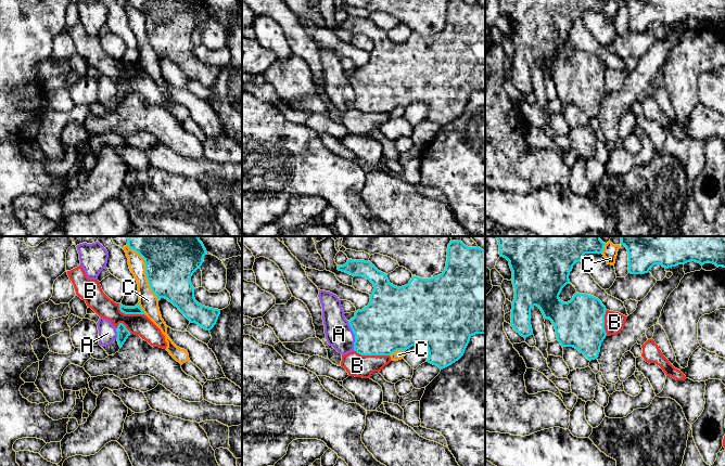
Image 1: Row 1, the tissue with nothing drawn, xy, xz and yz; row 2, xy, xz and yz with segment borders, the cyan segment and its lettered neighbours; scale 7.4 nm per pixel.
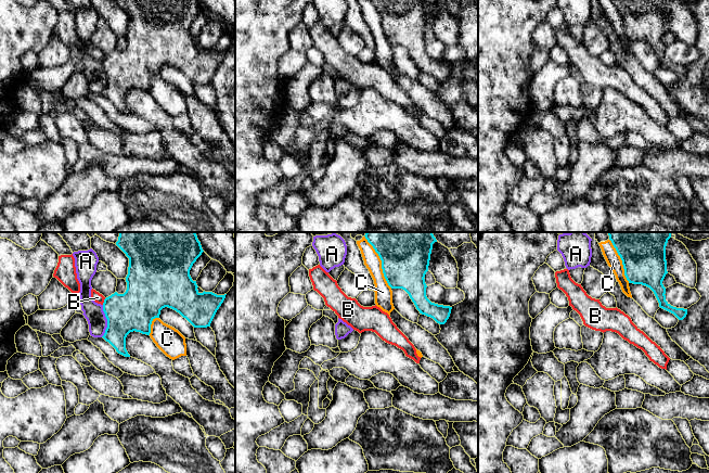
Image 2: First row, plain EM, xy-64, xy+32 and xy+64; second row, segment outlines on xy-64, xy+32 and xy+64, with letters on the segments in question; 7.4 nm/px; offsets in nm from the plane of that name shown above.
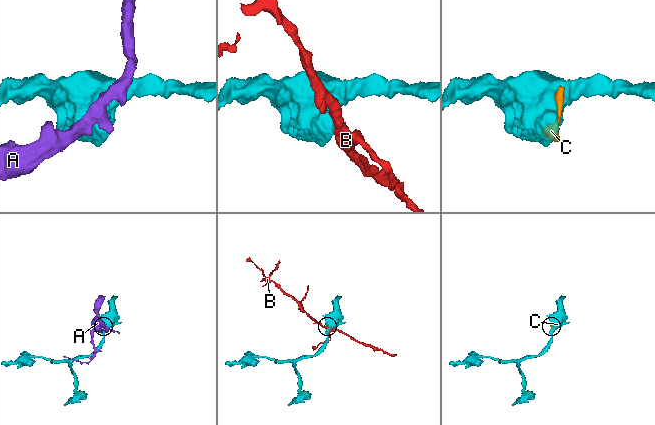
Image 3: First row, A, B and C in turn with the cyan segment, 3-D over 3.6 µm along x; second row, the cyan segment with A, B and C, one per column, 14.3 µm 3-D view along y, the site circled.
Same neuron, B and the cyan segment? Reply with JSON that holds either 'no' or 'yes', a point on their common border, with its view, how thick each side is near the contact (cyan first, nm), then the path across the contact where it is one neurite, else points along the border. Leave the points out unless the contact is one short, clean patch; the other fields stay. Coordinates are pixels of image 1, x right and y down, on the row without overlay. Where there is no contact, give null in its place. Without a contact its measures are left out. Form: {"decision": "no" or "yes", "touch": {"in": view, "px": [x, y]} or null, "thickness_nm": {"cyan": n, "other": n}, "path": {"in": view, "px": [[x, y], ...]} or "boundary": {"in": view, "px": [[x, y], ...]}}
{"decision": "no", "touch": {"in": "xz", "px": [371, 112]}, "thickness_nm": {"cyan": 400, "other": 170}, "boundary": {"in": "xz", "px": [[354, 107], [361, 112], [389, 113]]}}

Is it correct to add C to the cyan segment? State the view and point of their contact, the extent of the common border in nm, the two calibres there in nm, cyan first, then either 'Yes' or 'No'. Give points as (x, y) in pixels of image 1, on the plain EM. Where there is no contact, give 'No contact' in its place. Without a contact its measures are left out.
Touches cyan at xy (145, 28). Shared border 480 nm. Thickness 360 nm (cyan) against 140 nm. No

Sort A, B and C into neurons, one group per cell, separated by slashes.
A / B / C

